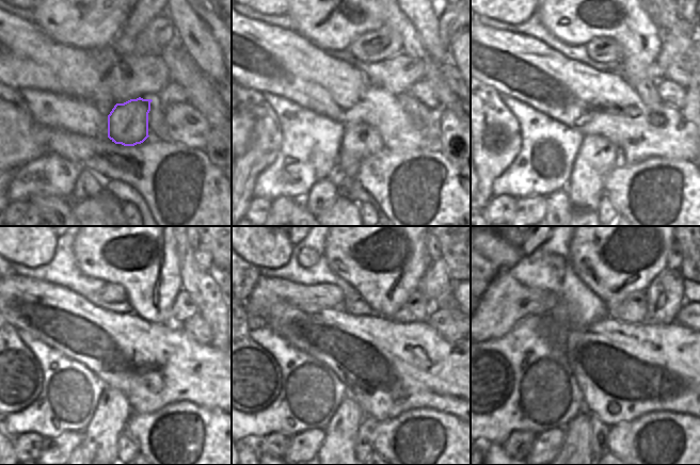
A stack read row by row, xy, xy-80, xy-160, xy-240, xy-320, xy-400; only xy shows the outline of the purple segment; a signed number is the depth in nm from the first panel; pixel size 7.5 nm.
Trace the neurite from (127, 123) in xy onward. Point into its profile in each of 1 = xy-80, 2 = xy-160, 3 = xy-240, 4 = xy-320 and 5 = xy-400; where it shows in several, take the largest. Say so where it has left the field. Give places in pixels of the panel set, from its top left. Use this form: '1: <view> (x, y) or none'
1: xy-80 (360, 140)
2: xy-160 (597, 157)
3: xy-240 (109, 420)
4: xy-320 (339, 443)
5: xy-400 (576, 443)

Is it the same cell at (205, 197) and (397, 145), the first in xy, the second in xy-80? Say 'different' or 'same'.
different

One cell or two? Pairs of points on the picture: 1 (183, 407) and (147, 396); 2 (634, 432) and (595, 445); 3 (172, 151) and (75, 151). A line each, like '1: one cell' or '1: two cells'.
1: two cells
2: two cells
3: one cell

